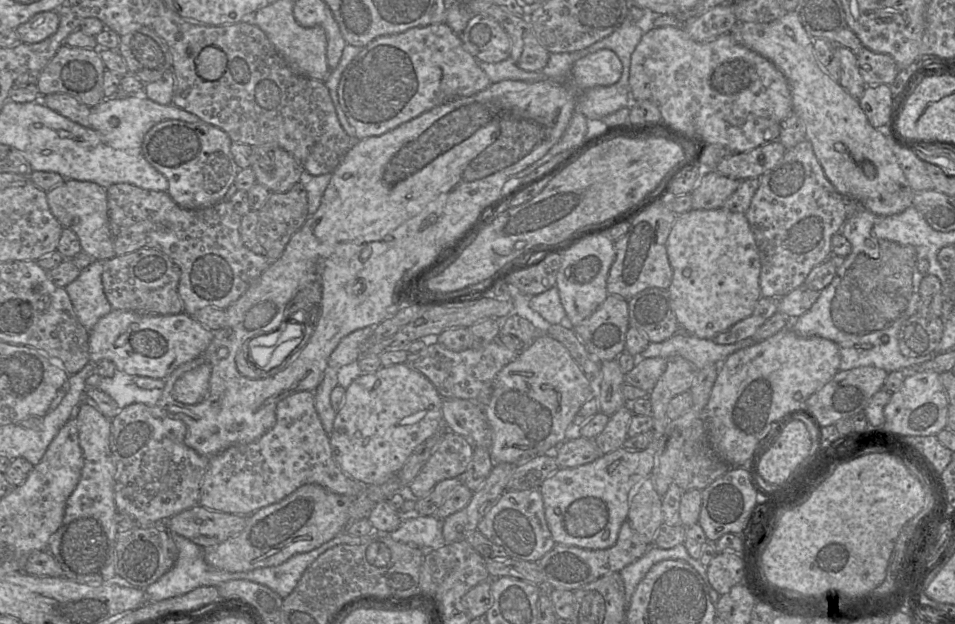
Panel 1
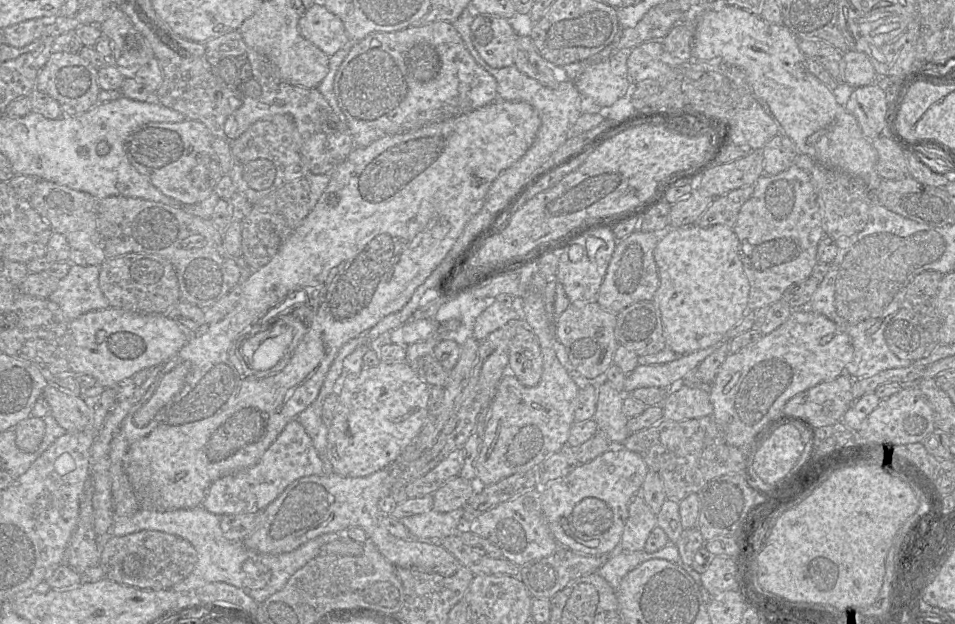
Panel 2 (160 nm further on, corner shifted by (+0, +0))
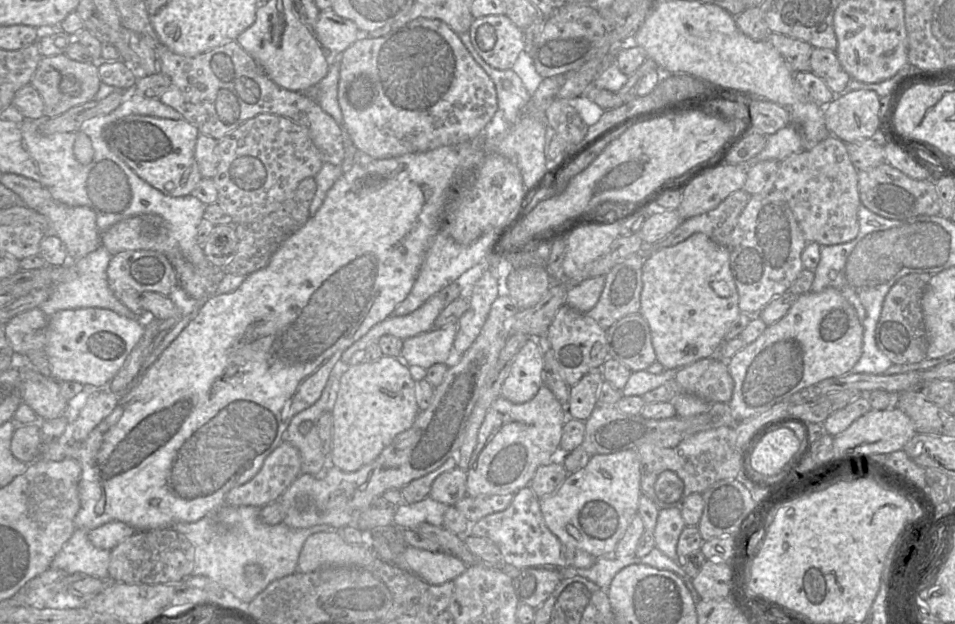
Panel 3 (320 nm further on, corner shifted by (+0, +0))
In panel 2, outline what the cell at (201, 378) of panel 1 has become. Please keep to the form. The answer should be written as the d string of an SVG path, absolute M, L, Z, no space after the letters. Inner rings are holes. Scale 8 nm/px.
M184 362L162 378L151 399L136 412L134 423L137 427L146 426L155 414L183 388L189 371L190 363Z

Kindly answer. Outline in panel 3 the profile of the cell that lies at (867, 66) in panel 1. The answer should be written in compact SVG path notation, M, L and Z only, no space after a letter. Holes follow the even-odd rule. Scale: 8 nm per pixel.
M813 48L810 65L811 72L821 78L833 93L842 93L851 79L832 50Z

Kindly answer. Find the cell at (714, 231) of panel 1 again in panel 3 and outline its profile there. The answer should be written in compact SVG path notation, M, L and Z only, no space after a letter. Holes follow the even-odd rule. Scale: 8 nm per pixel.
M701 232L645 257L642 265L642 284L639 313L649 324L656 360L665 369L679 369L699 359L715 356L717 347L741 313L729 249Z

